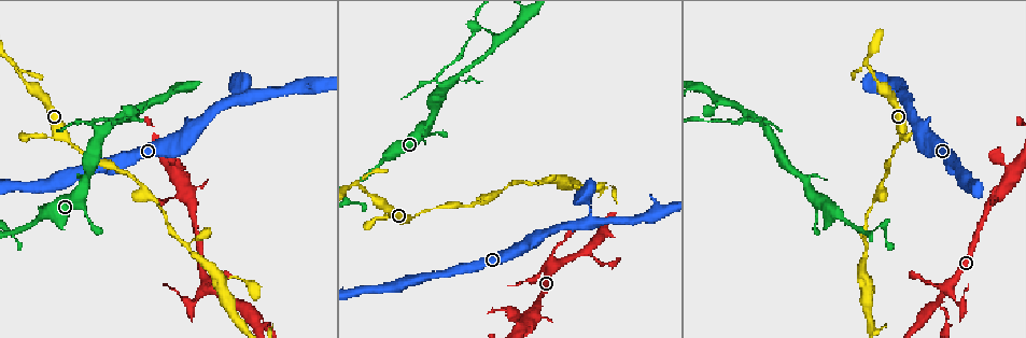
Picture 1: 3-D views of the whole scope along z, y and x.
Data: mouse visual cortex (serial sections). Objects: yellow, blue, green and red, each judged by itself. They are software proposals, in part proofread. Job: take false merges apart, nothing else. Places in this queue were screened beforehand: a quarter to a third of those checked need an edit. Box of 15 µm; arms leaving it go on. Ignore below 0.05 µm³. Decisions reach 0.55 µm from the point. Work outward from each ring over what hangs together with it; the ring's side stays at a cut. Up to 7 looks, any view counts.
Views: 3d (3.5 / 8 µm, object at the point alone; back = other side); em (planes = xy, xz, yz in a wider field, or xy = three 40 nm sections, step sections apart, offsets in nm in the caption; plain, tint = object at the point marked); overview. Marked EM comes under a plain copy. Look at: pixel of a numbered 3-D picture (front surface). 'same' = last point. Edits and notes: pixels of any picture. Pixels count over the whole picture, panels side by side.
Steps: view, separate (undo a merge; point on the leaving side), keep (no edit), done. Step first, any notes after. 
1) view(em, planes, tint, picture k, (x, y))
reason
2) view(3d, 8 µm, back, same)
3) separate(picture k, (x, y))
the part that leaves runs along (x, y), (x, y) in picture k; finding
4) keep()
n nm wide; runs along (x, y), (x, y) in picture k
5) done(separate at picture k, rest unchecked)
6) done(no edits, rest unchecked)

view(3d, 3.5 µm, picture 1, (144, 188))
arms part here

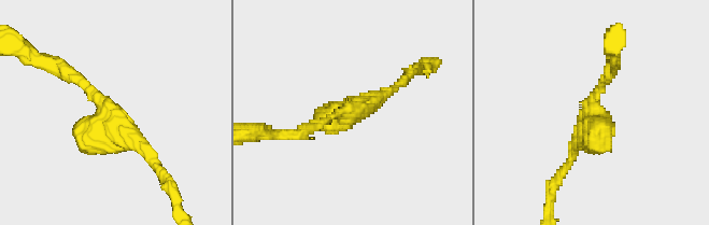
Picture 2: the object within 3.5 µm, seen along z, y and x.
view(em, planes, tint, picture 2, (590, 111))
shape alone is not enough

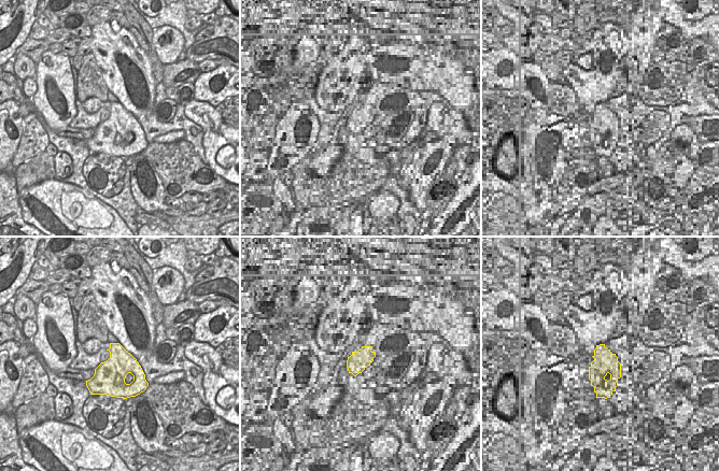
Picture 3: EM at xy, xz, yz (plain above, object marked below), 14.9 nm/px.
keep()
runs along (56, 64), (129, 129), (152, 163) in picture 2; continuous, no second cell

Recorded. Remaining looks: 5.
view(3d, 3.5 µm, picture 1, (867, 246))
arms part here

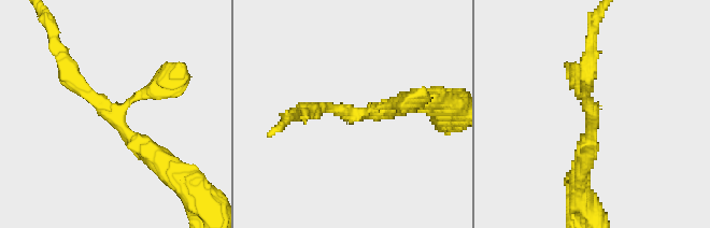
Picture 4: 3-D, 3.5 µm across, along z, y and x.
view(em, planes, tint, picture 4, (354, 113))

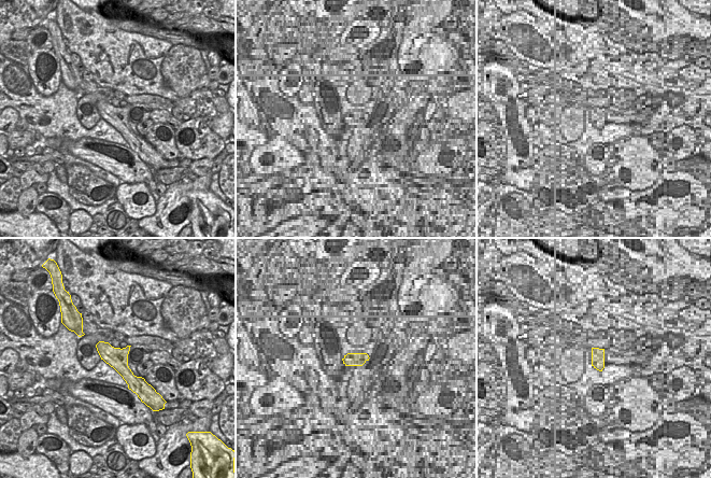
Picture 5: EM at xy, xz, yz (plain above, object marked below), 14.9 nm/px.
view(em, xy, step 2, tint, same)
another direction

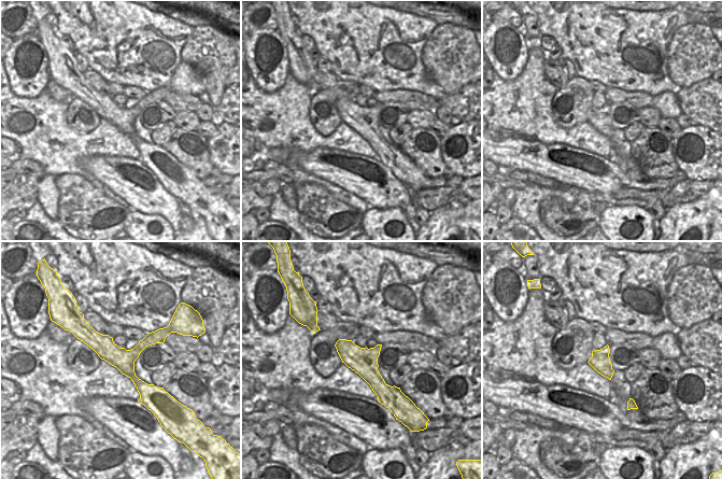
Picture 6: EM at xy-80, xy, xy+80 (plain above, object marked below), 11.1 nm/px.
keep()
runs along (83, 336), (113, 354), (160, 339) in picture 6; continuous, no second cell

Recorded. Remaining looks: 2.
view(3d, 8 µm, back, picture 1, (865, 279))

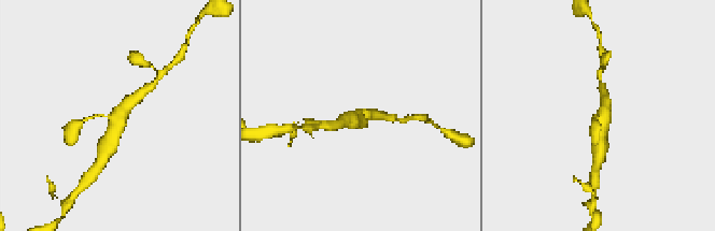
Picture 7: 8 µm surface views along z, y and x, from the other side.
view(em, xy, step 3, tint, picture 7, (603, 117))
3 arms; arms of 150, 300, 450 nm

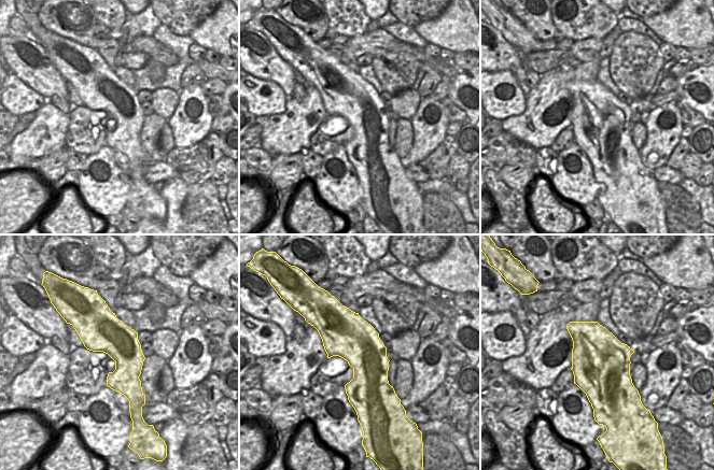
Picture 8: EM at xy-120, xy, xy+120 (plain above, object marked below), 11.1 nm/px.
keep()
one cell here

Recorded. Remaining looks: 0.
done(no edits, rest unchecked)

